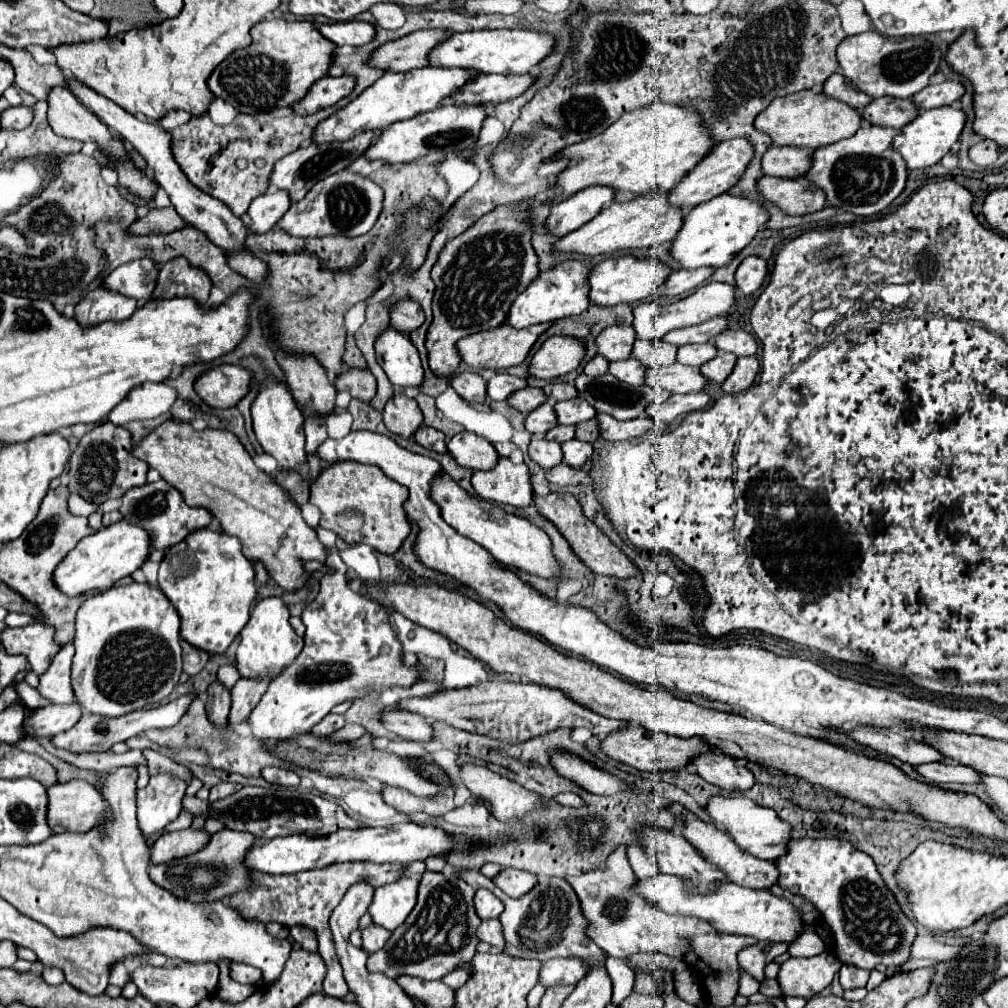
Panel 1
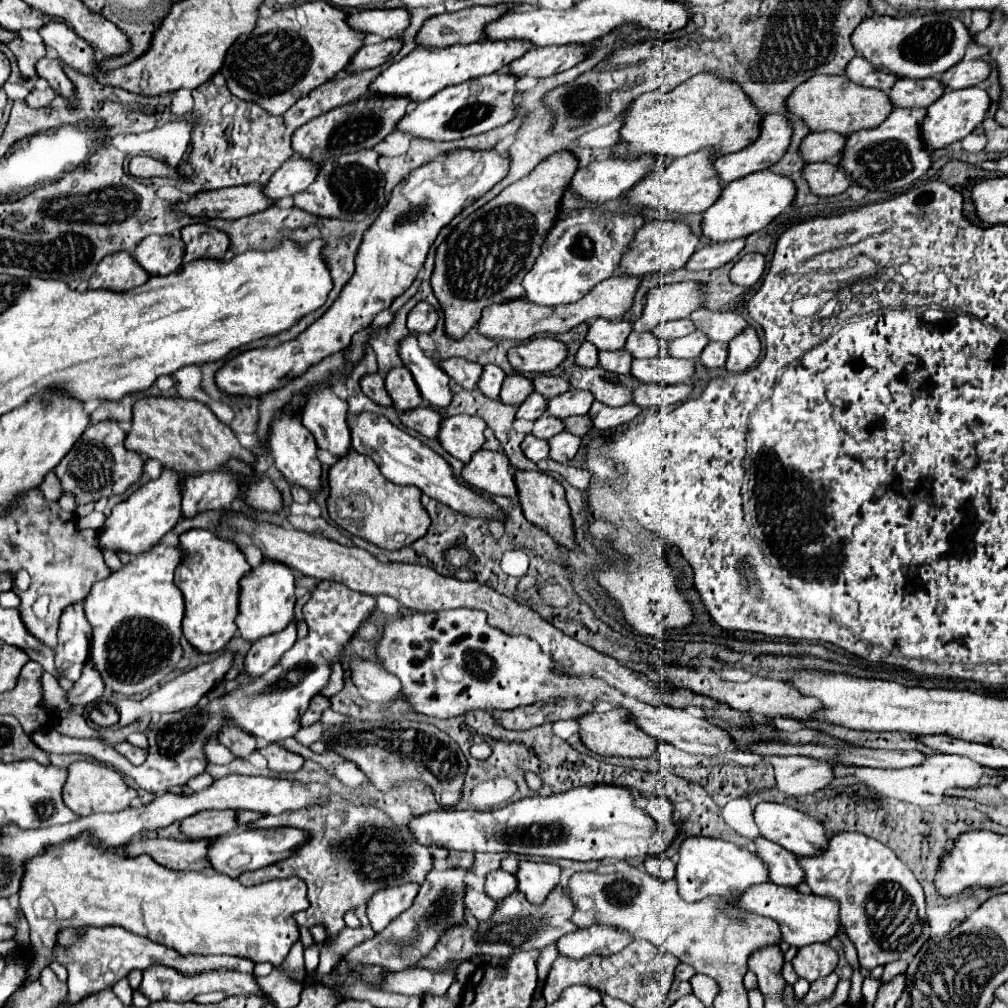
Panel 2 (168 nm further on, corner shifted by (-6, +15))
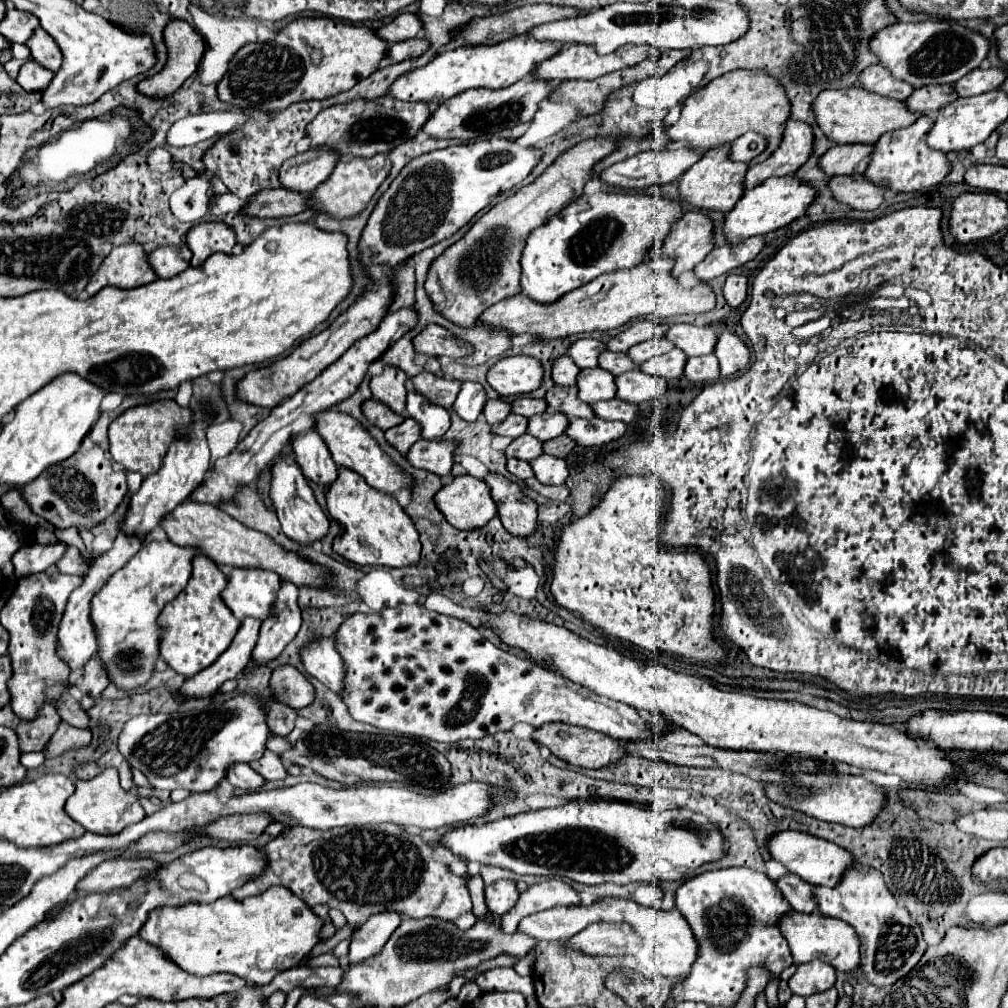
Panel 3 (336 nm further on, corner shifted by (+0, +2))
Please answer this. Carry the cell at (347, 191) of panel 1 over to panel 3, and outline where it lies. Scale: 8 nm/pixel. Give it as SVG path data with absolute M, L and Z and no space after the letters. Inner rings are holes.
M377 153L377 157L367 157L367 159L353 157L349 161L339 161L333 175L311 193L311 205L319 207L321 211L325 211L333 217L339 217L339 219L353 217L367 207L367 203L371 201L377 187L389 175L389 169L391 169L391 165L389 165L389 157L385 153Z

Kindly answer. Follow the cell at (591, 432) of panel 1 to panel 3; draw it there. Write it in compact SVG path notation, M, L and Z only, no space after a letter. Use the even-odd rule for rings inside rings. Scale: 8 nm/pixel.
M559 435L559 437L543 443L543 453L565 459L573 447L575 447L575 441L571 441L567 435Z

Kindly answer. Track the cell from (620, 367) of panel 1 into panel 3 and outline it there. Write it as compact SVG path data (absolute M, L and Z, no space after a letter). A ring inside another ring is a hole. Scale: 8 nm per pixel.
M593 367L593 369L581 369L577 375L577 397L579 401L585 403L595 403L595 401L605 401L615 397L615 377L607 373L605 369Z

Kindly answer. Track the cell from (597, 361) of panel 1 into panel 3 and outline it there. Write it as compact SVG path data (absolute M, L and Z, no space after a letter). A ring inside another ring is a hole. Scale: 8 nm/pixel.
M567 355L557 357L557 359L553 361L551 379L553 379L557 385L565 385L565 387L575 385L575 377L577 377L577 373L579 373L579 367L577 367Z

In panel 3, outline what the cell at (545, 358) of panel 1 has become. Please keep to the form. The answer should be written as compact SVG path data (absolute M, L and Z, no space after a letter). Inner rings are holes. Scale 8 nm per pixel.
M513 355L499 359L487 371L487 383L501 395L525 395L535 391L541 385L543 369L535 357L527 355Z

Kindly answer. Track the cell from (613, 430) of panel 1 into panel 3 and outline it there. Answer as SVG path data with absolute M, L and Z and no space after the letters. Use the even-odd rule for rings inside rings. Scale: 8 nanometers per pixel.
M599 417L593 419L571 419L565 435L569 435L581 447L605 445L609 441L619 439L625 433L625 423L621 421L605 421Z

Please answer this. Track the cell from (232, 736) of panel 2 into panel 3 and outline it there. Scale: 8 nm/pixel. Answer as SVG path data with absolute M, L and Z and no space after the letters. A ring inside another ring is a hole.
M237 763L237 765L229 767L227 781L233 787L237 787L241 791L247 791L247 793L257 791L257 789L261 789L265 785L265 779L259 773L255 773L247 763Z

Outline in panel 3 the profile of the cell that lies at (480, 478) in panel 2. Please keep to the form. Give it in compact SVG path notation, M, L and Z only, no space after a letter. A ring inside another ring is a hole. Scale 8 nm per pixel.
M471 475L455 477L441 487L439 493L435 493L435 505L449 525L461 531L481 529L497 513L487 483Z

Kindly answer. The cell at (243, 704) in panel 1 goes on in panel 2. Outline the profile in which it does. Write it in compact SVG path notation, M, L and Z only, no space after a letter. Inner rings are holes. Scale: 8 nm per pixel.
M295 622L289 624L283 632L277 632L277 634L265 636L263 640L257 640L245 656L245 672L253 678L261 676L267 668L271 668L279 662L283 652L287 652L287 648L291 648L291 644L295 640L297 640Z

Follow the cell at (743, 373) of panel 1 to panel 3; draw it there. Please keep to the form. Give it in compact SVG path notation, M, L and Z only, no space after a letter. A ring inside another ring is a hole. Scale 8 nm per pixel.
M721 331L717 335L717 345L713 355L719 359L719 371L723 377L739 373L749 363L749 349L743 345L743 341L737 335L729 331Z

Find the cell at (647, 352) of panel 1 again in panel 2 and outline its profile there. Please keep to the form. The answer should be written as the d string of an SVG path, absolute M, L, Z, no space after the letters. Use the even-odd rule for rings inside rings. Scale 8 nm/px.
M631 332L625 344L625 350L633 354L633 358L655 358L661 354L663 342L655 340L651 332Z

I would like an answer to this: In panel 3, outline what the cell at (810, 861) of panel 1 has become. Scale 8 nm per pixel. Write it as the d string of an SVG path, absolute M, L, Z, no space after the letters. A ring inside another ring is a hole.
M849 869L837 887L813 887L813 893L823 915L841 919L857 931L863 949L861 973L869 983L877 987L893 985L897 979L905 977L923 957L927 943L923 941L921 927L911 921L907 909L895 901L877 869Z

